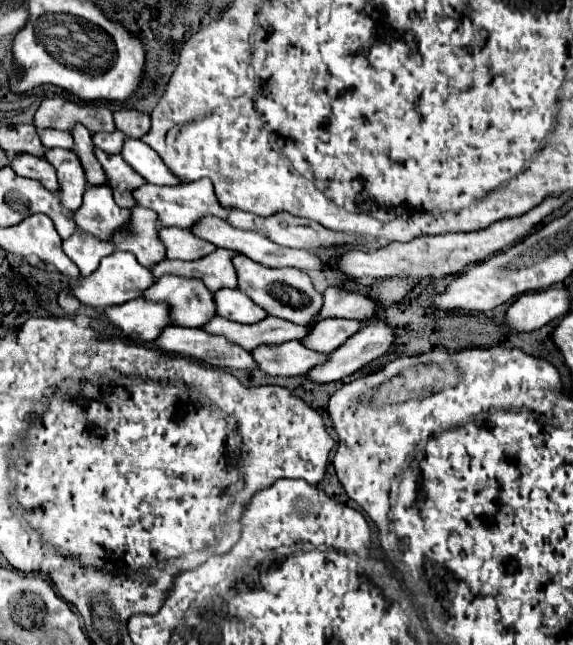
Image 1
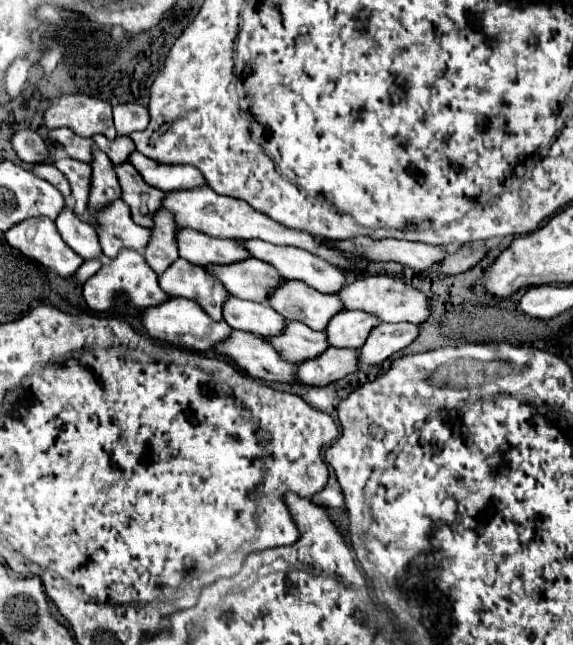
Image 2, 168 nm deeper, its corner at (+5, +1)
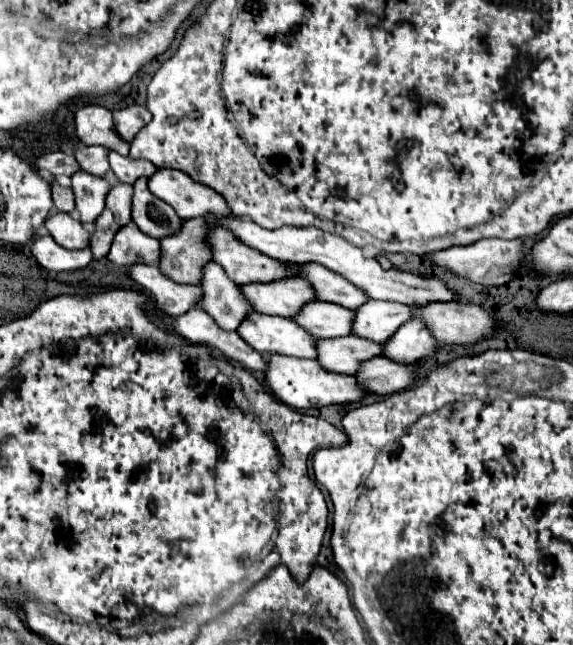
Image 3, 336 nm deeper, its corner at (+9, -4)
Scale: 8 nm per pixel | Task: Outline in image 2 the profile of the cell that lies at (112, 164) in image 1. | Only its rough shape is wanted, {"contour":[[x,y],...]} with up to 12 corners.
{"contour":[[129,162],[115,166],[133,220],[153,228],[165,192]]}

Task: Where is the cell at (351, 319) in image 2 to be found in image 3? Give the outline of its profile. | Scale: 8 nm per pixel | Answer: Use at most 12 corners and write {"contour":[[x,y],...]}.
{"contour":[[369,299],[355,309],[353,335],[383,343],[411,307]]}

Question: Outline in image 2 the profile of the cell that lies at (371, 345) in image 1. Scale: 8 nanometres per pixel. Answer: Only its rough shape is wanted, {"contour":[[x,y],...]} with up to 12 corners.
{"contour":[[397,322],[373,328],[361,364],[375,366],[407,348],[419,326]]}

